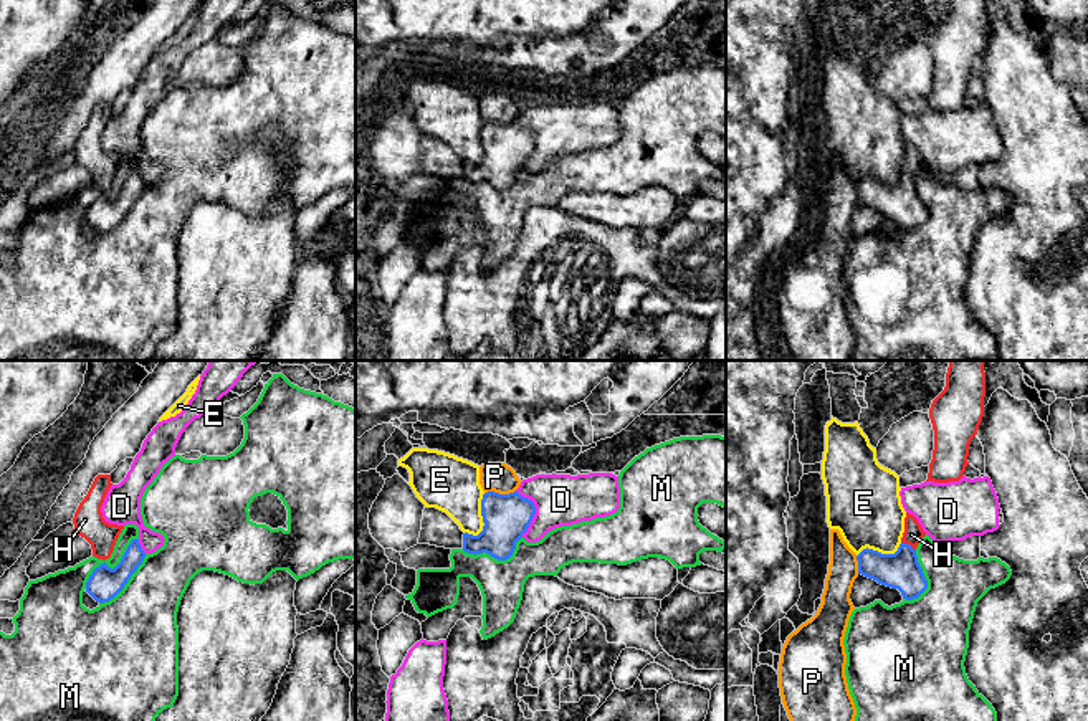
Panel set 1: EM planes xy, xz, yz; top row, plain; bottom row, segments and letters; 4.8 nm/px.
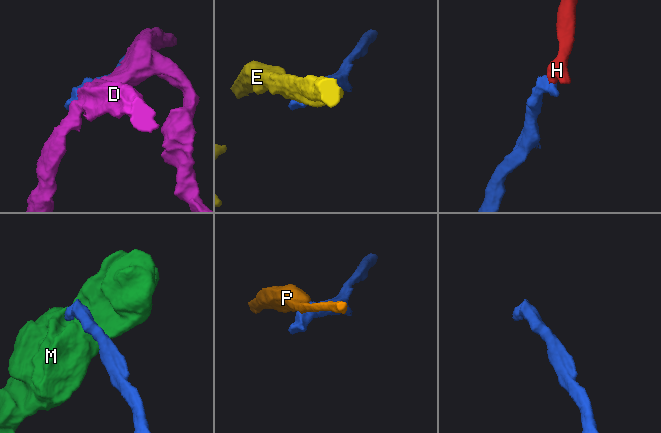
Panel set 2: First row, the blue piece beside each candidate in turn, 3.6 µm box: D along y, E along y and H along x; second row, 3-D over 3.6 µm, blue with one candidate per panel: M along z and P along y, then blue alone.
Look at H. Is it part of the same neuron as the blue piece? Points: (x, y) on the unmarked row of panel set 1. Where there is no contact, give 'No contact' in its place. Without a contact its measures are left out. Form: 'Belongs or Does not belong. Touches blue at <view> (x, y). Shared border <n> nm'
Belongs. Touches blue at yz (908, 174). Shared border 90 nm

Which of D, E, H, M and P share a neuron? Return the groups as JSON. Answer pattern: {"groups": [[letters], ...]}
{"groups": [["D"], ["E"], ["H"], ["M"], ["P"]]}

